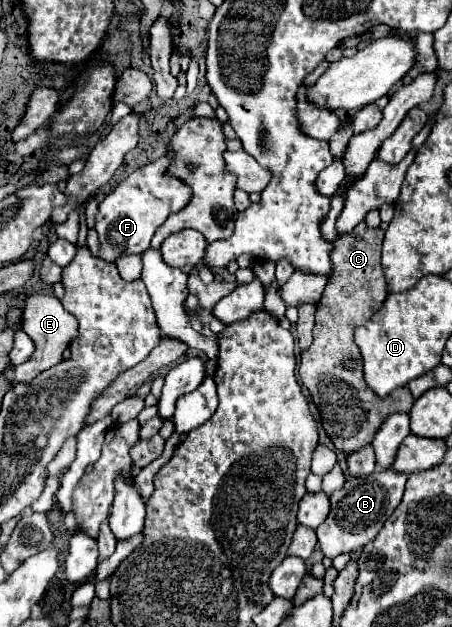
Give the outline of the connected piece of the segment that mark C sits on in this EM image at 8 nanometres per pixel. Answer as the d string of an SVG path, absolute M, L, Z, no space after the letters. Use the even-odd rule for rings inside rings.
M365 223L357 225L355 233L347 233L345 237L337 237L333 241L335 249L333 249L333 277L329 279L325 293L321 297L321 301L317 303L317 313L315 313L315 327L313 327L313 345L301 353L301 363L299 363L299 375L303 385L309 389L313 403L317 405L319 413L321 413L321 421L323 421L323 429L327 431L329 439L333 441L333 445L343 451L343 453L355 453L359 449L363 449L365 445L369 445L375 437L375 433L379 431L379 427L383 425L383 421L393 415L393 413L409 413L415 399L411 395L409 389L397 389L397 393L393 393L393 397L381 401L381 397L377 397L363 381L363 361L359 355L359 347L353 341L353 333L359 325L365 325L371 315L383 305L383 301L387 299L387 283L381 271L381 245L383 245L383 235L385 231L381 227L371 229Z

